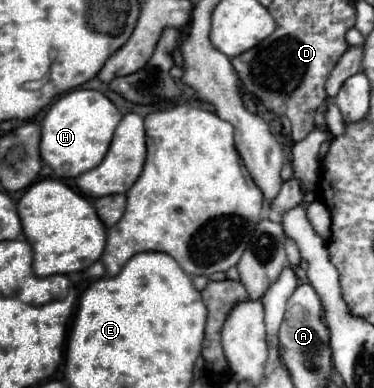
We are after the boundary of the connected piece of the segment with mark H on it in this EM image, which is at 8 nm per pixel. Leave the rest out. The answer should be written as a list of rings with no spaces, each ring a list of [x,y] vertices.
[[[79,87],[51,104],[43,118],[41,132],[41,160],[53,168],[57,177],[63,180],[77,178],[79,174],[95,168],[109,150],[109,140],[113,138],[115,126],[123,114],[117,106],[105,98],[101,92]]]

